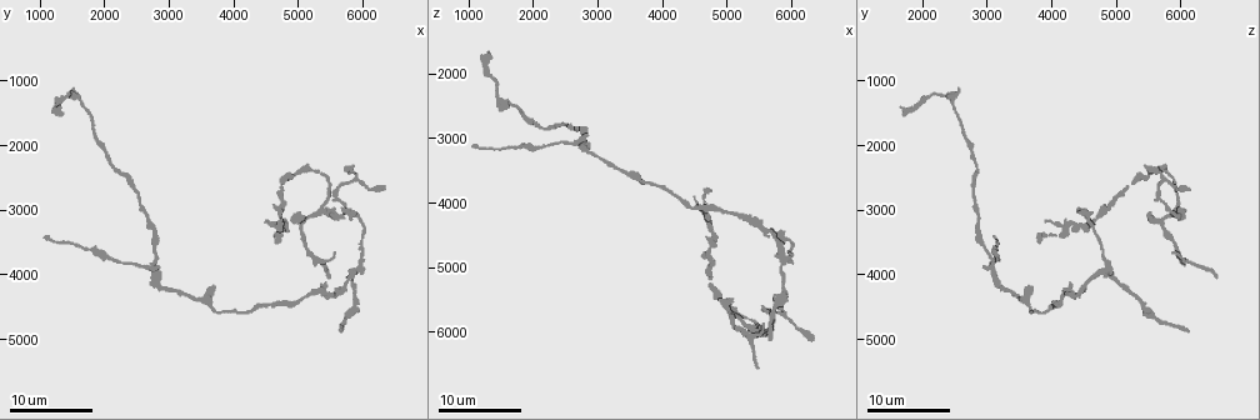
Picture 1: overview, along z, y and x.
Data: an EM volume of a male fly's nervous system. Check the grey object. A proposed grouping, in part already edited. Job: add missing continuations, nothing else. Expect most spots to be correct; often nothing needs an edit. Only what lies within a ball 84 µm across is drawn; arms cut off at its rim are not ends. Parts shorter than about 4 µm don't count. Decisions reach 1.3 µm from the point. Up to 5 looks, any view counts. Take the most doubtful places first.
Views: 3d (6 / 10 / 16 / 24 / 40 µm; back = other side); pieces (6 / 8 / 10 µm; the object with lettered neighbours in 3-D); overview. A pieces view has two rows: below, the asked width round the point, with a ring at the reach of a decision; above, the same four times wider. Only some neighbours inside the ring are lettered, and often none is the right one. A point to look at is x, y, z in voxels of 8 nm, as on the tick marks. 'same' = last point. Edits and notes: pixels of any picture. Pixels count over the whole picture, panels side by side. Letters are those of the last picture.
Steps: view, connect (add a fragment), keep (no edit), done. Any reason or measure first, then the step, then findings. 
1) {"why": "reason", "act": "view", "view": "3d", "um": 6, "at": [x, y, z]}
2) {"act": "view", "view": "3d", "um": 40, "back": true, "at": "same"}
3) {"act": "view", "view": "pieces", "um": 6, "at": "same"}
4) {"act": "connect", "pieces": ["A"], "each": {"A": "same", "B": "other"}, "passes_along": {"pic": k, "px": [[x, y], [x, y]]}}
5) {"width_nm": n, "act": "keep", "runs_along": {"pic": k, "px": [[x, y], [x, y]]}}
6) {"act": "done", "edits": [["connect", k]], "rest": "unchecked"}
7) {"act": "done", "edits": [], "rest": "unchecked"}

{"why": "branch stops here", "act": "view", "view": "3d", "um": 16, "at": [6300, 2700, 6100]}

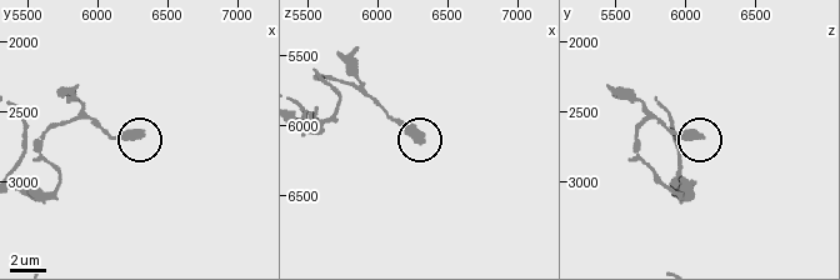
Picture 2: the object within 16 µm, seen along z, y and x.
{"why": "see the neighbours", "act": "view", "view": "pieces", "um": 6, "at": [6300, 2660, 6120]}

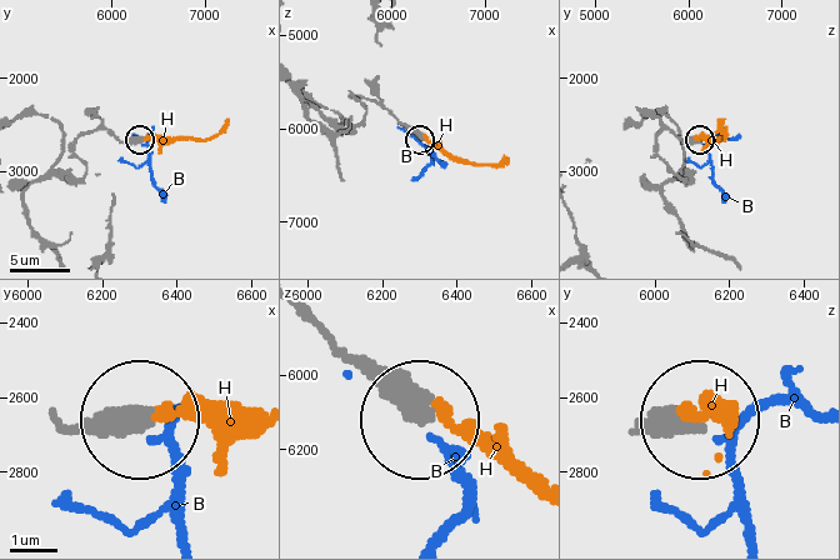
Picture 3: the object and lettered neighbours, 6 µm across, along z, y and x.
{"act": "keep", "each": {"B": "other", "H": "other"}, "runs_along": {"pic": 3, "px": [[311, 315], [415, 419]]}, "found": "none of them fits"}

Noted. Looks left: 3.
{"act": "view", "view": "3d", "um": 24, "at": [1300, 1400, 1650]}

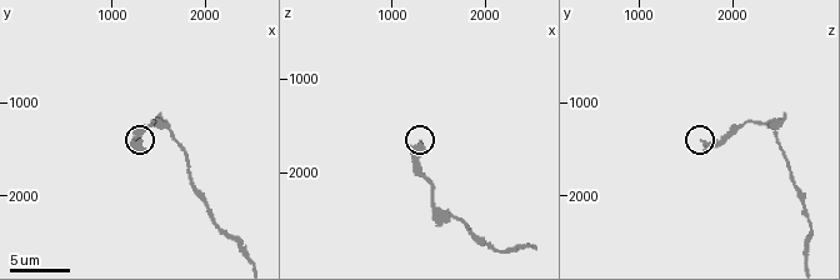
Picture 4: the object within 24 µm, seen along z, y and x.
{"act": "view", "view": "pieces", "um": 10, "at": [1300, 1450, 1700]}

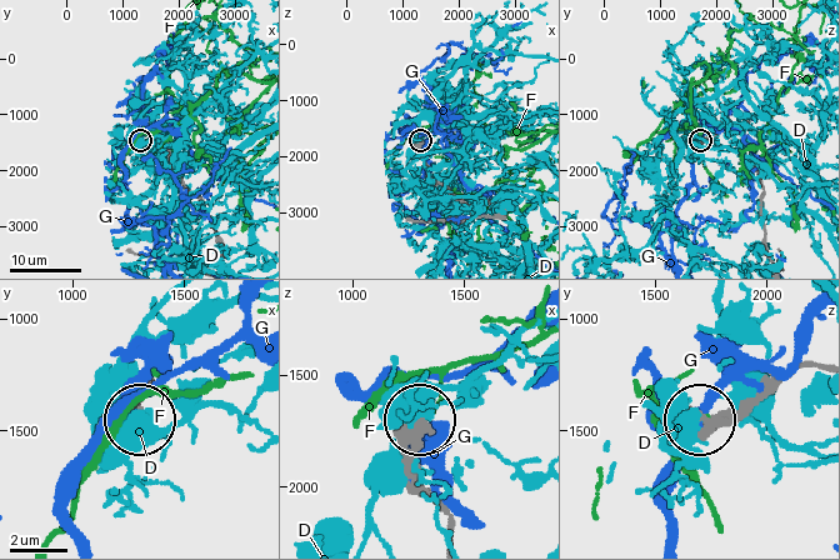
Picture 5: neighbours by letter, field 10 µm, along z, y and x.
{"act": "keep", "each": {"D": "other", "F": "other", "G": "other"}, "runs_along": {"pic": 5, "px": [[818, 366], [789, 371], [731, 414], [705, 416]]}, "found": "no lettered fragment goes on from it"}

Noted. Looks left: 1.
{"act": "done", "edits": [], "rest": "unchecked"}

